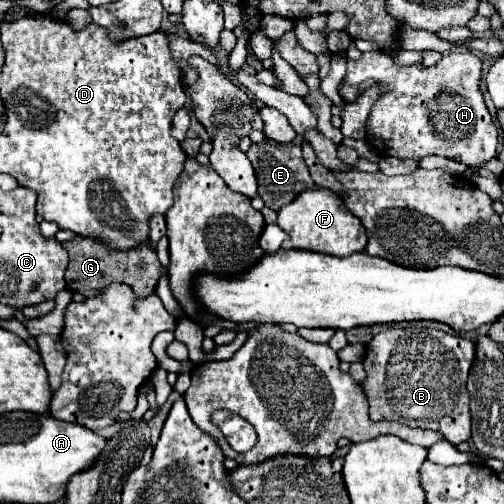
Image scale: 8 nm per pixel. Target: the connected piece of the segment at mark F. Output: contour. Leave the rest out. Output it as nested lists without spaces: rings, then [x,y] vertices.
[[[322,186],[300,192],[288,206],[282,206],[282,210],[278,210],[278,226],[288,234],[288,240],[282,242],[282,248],[312,250],[342,258],[362,252],[368,242],[362,222],[344,206],[338,194]]]

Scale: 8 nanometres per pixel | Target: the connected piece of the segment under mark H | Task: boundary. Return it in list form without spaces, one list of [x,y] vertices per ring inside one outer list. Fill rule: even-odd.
[[[374,50],[362,54],[358,62],[348,60],[348,86],[340,90],[340,96],[354,102],[356,86],[364,80],[390,86],[390,92],[374,102],[368,118],[368,132],[374,136],[370,144],[376,154],[412,160],[444,156],[472,168],[494,158],[498,144],[496,126],[480,92],[480,78],[482,62],[472,52],[450,52],[436,66],[426,68],[422,64],[396,66],[390,56]]]

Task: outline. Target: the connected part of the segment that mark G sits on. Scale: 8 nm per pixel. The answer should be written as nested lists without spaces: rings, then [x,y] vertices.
[[[74,236],[72,240],[64,242],[62,246],[68,250],[69,264],[65,273],[65,281],[72,292],[80,290],[80,294],[90,298],[90,296],[98,296],[98,292],[102,292],[102,288],[106,288],[114,282],[128,284],[136,292],[138,298],[146,298],[150,294],[154,294],[154,290],[156,290],[156,284],[160,278],[160,260],[156,256],[156,250],[146,242],[132,250],[112,250],[94,238]]]

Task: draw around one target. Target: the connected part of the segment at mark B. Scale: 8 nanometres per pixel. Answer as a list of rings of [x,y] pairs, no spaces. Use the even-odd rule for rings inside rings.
[[[390,328],[378,332],[372,342],[366,346],[366,380],[364,392],[370,402],[370,420],[394,420],[412,428],[428,428],[446,436],[454,446],[460,442],[468,442],[470,438],[470,408],[468,408],[468,390],[466,378],[472,366],[476,348],[474,342],[460,338],[456,334],[448,334],[436,328]]]

